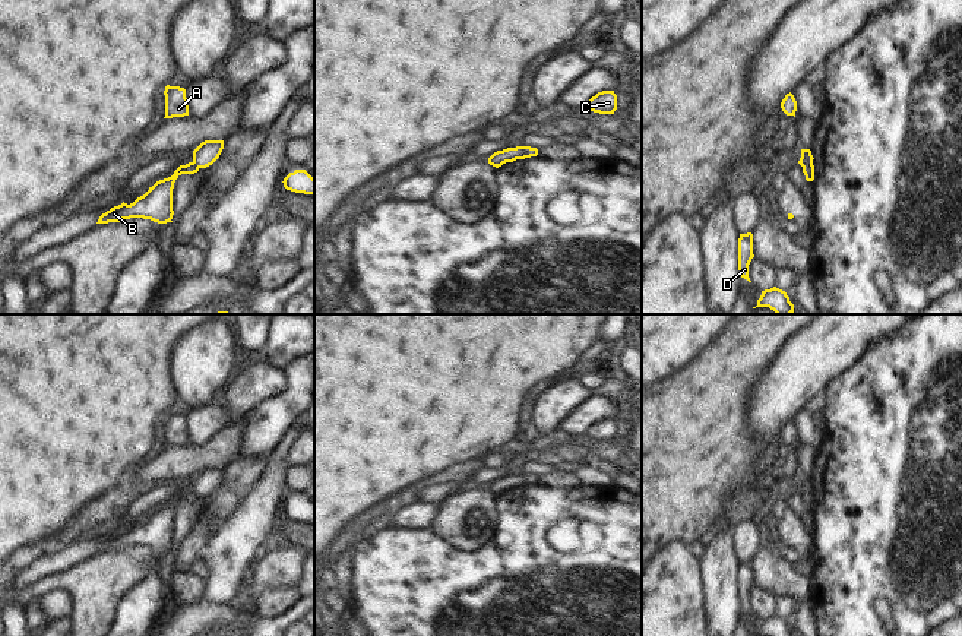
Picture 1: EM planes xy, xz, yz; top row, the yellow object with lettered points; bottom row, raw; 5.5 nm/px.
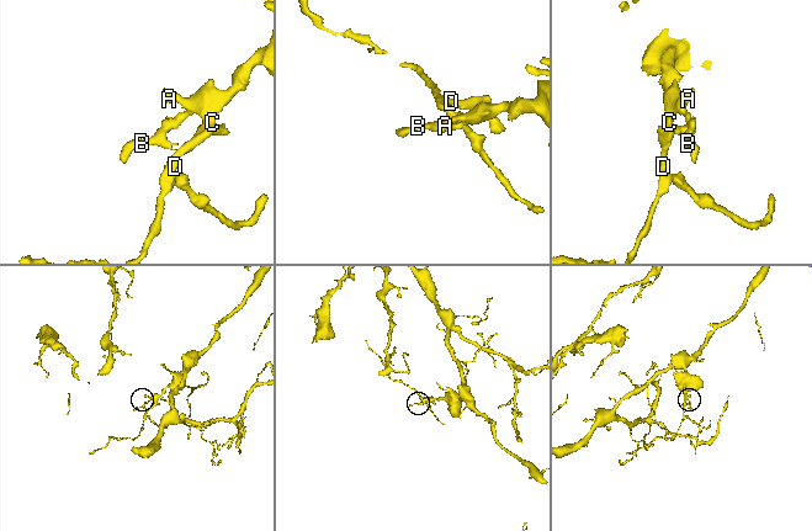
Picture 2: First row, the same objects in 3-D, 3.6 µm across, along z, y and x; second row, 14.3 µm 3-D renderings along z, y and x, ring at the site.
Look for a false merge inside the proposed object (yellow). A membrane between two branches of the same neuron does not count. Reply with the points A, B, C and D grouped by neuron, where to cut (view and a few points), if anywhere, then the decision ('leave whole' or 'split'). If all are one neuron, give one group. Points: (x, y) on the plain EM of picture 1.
groups A C D / B; cut xz (521, 474), (528, 484); split

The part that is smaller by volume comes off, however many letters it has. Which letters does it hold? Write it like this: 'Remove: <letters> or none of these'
Remove: B

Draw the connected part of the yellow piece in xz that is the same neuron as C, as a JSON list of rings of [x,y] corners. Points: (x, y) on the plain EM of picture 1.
[[[602,418],[592,424],[586,433],[589,439],[599,442],[614,442],[617,437],[617,423],[614,418]]]

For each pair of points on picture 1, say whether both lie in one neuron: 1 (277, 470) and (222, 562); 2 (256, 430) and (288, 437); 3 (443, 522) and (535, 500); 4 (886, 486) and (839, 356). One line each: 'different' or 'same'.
1: same
2: different
3: different
4: different

